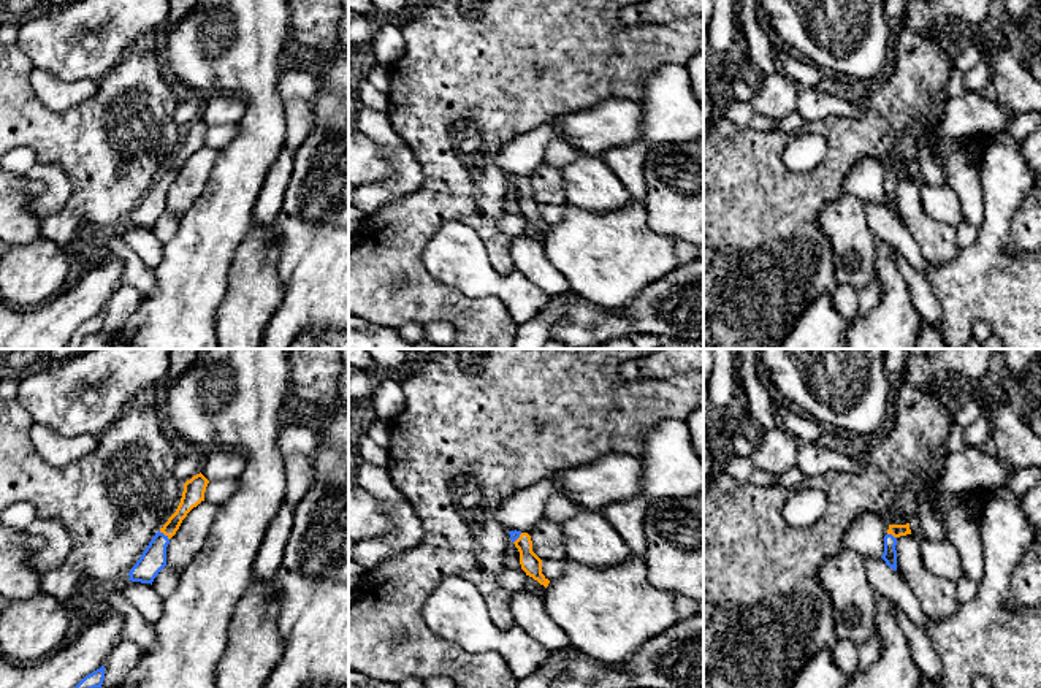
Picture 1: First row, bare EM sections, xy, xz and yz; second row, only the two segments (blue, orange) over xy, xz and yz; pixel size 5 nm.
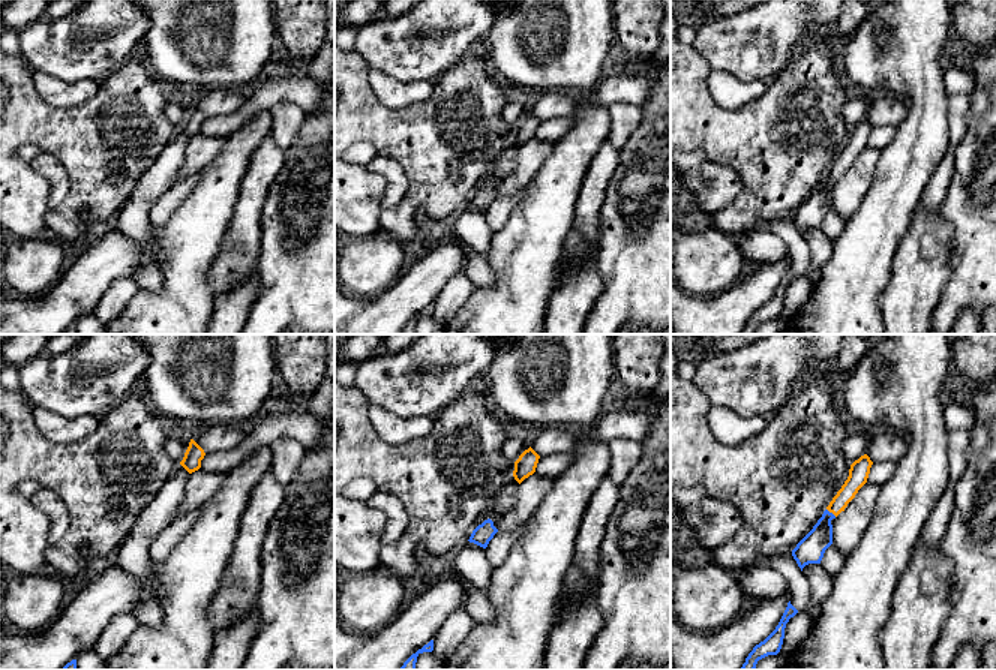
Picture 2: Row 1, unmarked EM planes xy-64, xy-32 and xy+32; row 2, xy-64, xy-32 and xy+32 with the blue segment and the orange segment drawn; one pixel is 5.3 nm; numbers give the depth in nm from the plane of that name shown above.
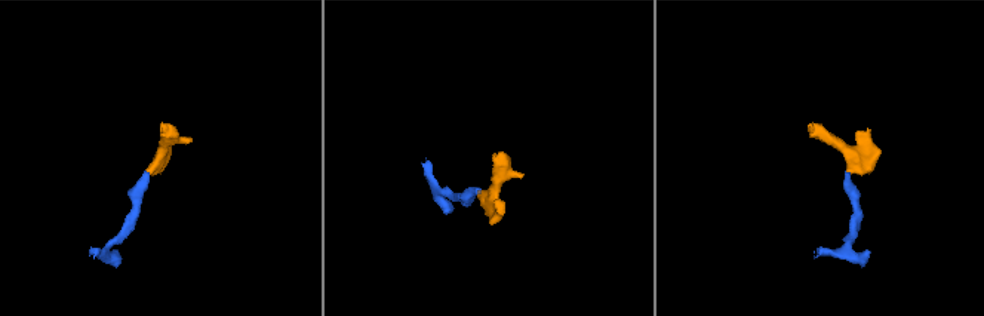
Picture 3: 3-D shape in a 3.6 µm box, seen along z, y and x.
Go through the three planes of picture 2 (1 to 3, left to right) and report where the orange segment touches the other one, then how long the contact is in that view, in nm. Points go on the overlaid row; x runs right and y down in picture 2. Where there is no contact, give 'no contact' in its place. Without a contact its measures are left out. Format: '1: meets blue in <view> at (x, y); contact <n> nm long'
1: no contact
2: no contact
3: meets blue in xy+32 at (831, 513); contact 70 nm long

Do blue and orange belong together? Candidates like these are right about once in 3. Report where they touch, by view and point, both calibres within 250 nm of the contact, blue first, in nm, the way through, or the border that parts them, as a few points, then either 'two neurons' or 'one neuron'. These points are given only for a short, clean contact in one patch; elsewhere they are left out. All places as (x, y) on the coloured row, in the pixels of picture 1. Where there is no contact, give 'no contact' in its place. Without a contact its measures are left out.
xy (163, 535) | 130/110 nm | across xy (152, 560), (163, 535), (192, 495) | one neuron

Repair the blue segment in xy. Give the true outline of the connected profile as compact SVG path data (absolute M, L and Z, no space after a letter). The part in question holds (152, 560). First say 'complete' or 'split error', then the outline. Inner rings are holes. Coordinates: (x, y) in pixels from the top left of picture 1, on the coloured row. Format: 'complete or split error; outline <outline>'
split error; outline M200 472L184 484L184 491L176 512L152 537L141 558L128 572L132 582L151 583L158 572L166 566L166 547L170 539L179 529L187 514L204 501L204 491L209 480Z

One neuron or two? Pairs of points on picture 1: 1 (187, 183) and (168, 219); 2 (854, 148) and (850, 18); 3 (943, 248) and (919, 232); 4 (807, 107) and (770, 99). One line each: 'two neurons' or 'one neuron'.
1: two neurons
2: two neurons
3: one neuron
4: two neurons

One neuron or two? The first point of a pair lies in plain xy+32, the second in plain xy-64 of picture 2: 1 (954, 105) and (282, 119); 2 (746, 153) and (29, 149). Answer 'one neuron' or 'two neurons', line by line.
1: one neuron
2: two neurons

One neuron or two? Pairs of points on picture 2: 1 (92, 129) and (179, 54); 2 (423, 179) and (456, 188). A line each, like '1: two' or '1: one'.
1: two
2: one

